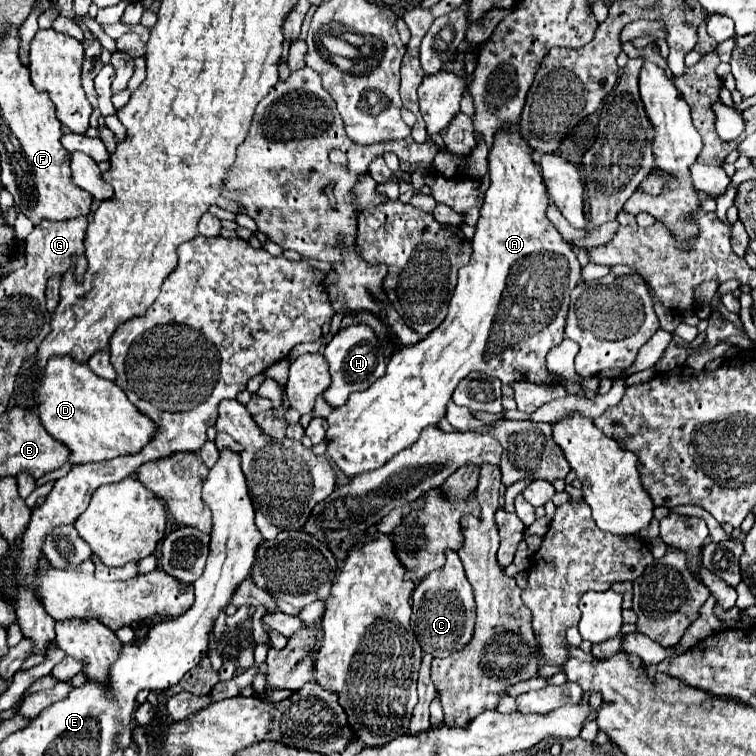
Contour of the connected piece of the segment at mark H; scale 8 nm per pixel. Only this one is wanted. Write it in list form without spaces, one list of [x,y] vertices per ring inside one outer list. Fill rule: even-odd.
[[[352,325],[352,327],[346,327],[346,329],[340,329],[332,341],[326,345],[324,349],[324,357],[330,365],[330,375],[332,375],[332,383],[330,387],[322,393],[324,401],[336,409],[336,407],[342,407],[348,397],[356,391],[364,391],[368,389],[376,379],[380,379],[386,371],[386,359],[384,359],[384,353],[382,353],[382,345],[380,345],[380,339],[376,337],[376,333],[366,327],[366,325]]]

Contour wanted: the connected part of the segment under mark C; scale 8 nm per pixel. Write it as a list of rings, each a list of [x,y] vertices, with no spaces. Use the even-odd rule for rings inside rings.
[[[446,551],[446,565],[432,571],[412,591],[410,627],[414,629],[416,639],[424,653],[444,659],[456,651],[462,651],[470,643],[474,633],[474,619],[476,619],[476,605],[470,583],[464,575],[462,561],[458,553]]]

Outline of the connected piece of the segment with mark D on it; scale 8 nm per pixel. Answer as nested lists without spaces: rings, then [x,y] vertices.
[[[50,357],[48,359],[48,365],[40,373],[40,377],[36,379],[34,397],[38,401],[38,409],[40,409],[38,417],[40,417],[42,427],[58,443],[62,443],[64,447],[70,449],[68,462],[60,469],[37,479],[36,487],[63,477],[72,465],[84,464],[88,461],[106,461],[106,459],[114,459],[118,455],[138,453],[138,449],[142,449],[142,445],[146,445],[146,441],[150,441],[150,437],[156,433],[156,425],[150,419],[146,419],[142,413],[138,413],[138,409],[134,409],[134,405],[130,403],[126,393],[114,381],[106,381],[106,379],[90,373],[90,367],[86,363],[76,363],[70,357]]]

